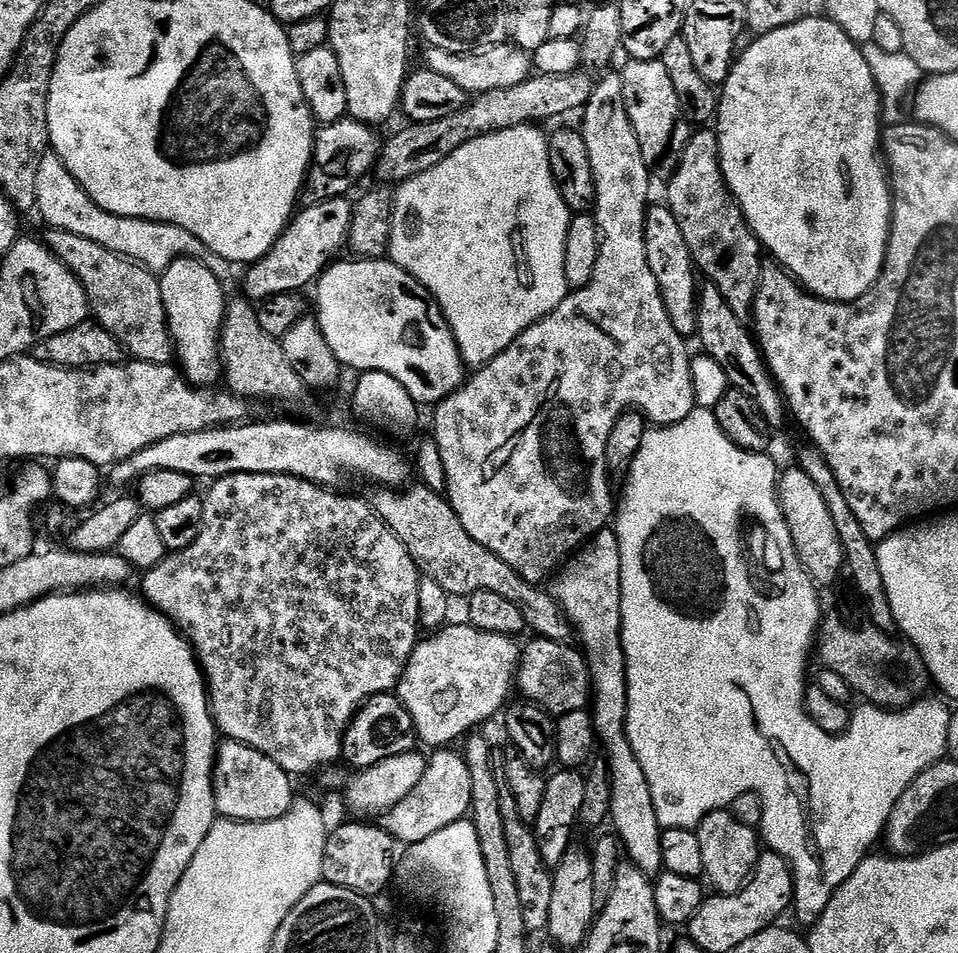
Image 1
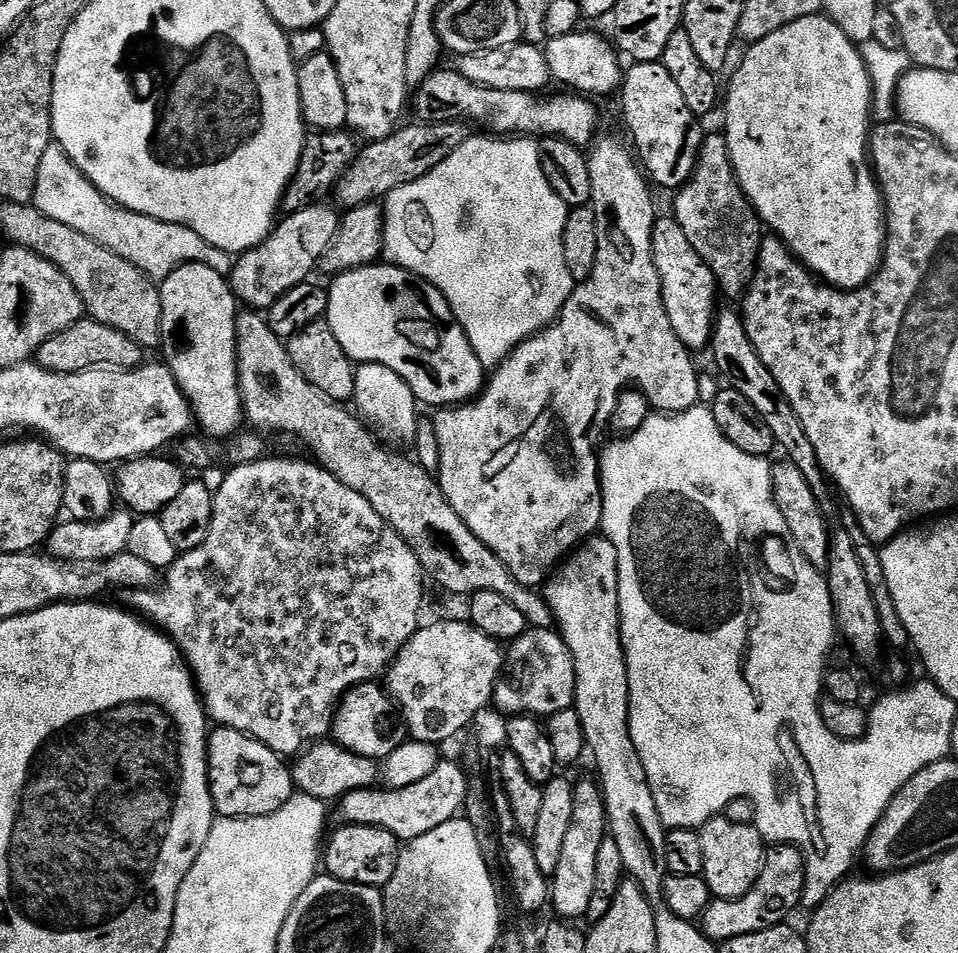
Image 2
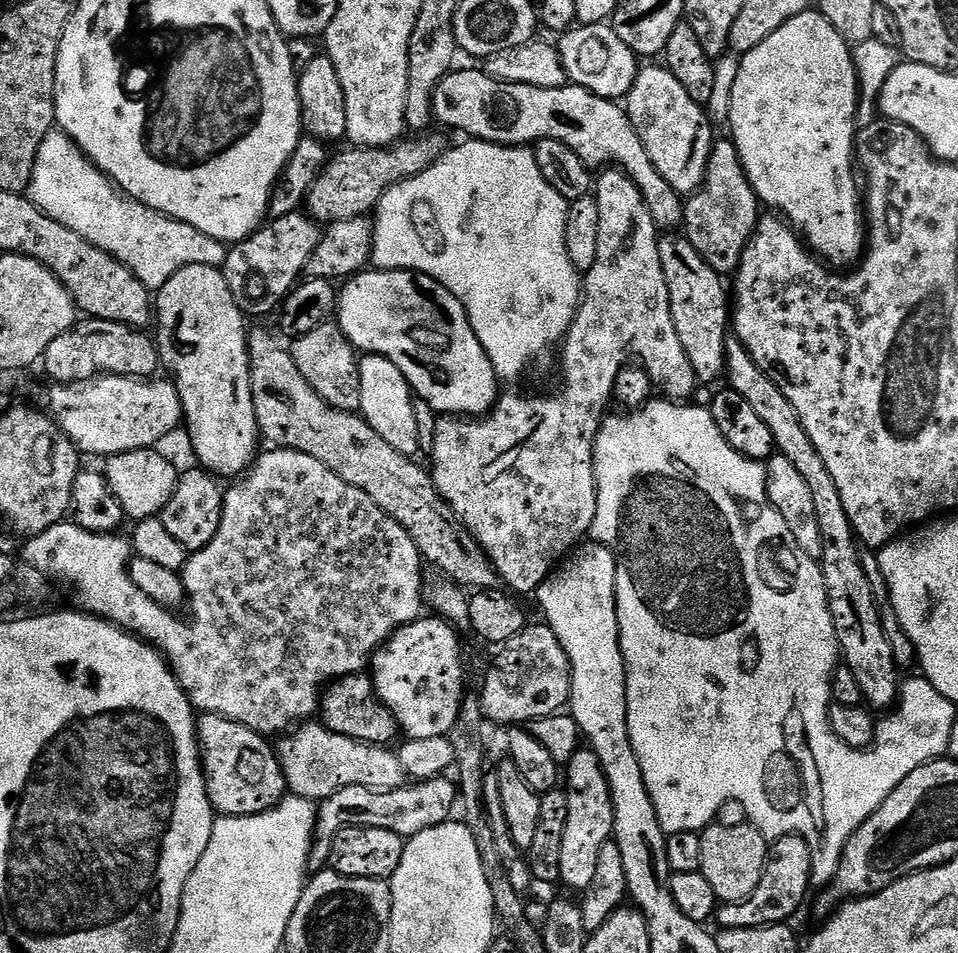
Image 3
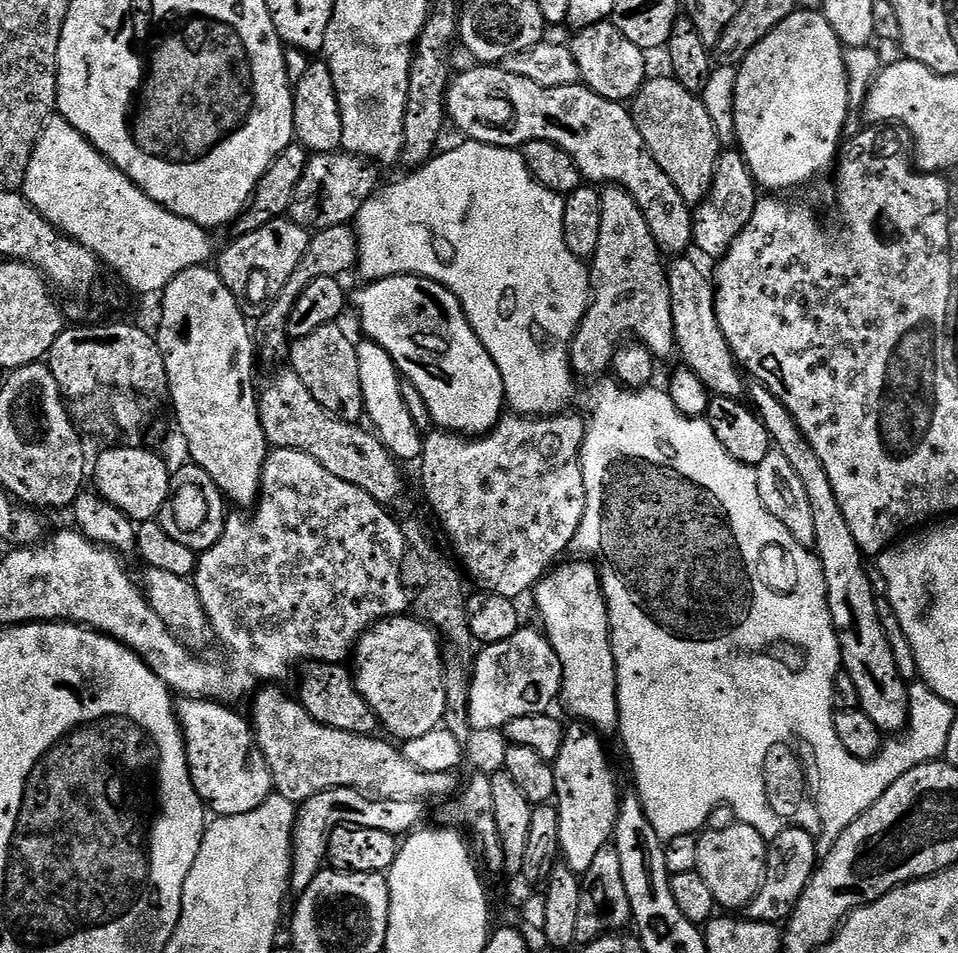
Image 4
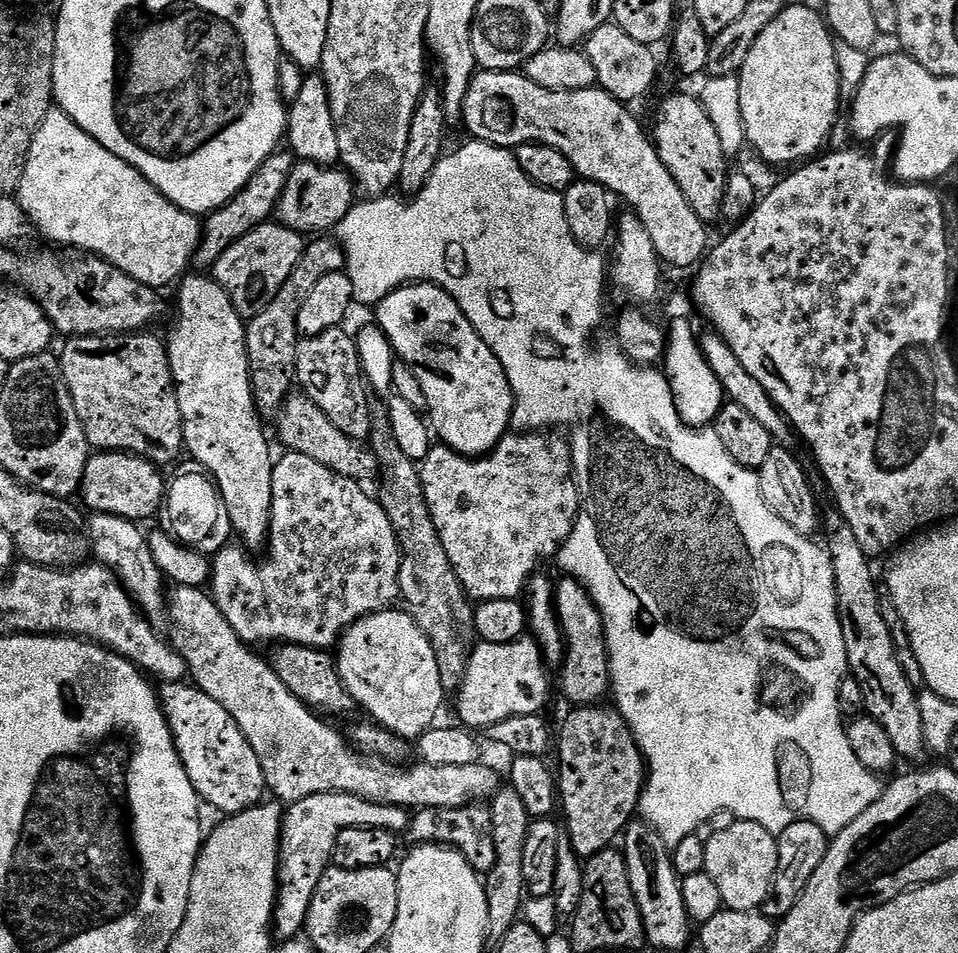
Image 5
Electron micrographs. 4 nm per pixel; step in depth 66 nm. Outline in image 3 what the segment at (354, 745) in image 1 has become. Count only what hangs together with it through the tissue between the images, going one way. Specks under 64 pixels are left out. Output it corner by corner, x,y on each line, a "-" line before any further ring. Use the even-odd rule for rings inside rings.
355,672
349,676
344,676
340,680
333,680
325,687
320,694
320,707
318,709
319,723
323,724
328,731
334,734
342,734
346,738
352,738
363,744
391,745
395,736
401,735
400,724
394,718
394,714
386,705
380,701
376,693
376,687
372,685
371,675
364,672

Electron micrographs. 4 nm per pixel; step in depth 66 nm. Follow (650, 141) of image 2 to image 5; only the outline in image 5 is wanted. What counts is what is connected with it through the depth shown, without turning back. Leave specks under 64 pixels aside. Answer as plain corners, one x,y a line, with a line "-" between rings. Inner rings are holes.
668,96
660,104
660,109
656,112
656,125
650,128
650,135
655,143
658,154
662,158
662,166
670,170
670,175
674,177
674,182
678,182
678,187
682,194
686,194
686,202
694,206
694,214
706,222
720,220
724,210
724,195
726,194
726,182
730,171
729,157
724,155
722,142
718,139
718,130
714,130
714,122
710,122
710,114
701,106
699,99
692,96

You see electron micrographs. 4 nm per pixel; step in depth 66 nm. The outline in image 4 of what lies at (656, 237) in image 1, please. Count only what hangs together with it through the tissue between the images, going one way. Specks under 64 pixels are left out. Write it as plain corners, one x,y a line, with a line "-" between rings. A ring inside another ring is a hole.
676,258
673,264
671,261
667,265
678,356
684,359
683,365
704,383
712,396
739,400
746,392
746,376
726,342
726,334
722,334
722,326
718,326
713,277
709,273
707,276
694,261
684,259
688,258

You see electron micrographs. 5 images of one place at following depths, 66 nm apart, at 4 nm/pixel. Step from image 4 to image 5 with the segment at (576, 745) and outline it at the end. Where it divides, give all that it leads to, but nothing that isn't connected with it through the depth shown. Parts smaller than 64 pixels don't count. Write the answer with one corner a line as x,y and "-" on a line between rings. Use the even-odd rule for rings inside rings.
576,706
571,709
572,713
568,716
568,721
561,726
560,732
558,728
558,752
560,748
560,768
558,767
558,804
562,809
564,808
564,816
568,819
568,828
566,824
566,834
570,838
574,850
582,858
591,858
597,856
601,850
609,847
613,843
612,839
619,837
623,833
624,829
628,827
629,824
633,823
634,817
632,815
637,815
640,798
644,794
644,786
646,783
646,761
644,759
643,752
640,751
638,742
634,734
632,733
632,728
627,724
620,713
620,709
615,706
609,706
609,708
604,708
605,706

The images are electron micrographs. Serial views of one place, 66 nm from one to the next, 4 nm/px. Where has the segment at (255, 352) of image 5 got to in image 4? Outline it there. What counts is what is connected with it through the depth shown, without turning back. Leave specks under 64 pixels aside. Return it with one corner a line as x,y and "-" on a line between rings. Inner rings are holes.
343,224
342,226
330,226
321,232
312,232
306,254
302,254
302,262
294,270
290,282
276,299
271,301
263,309
264,317
260,320
260,336
258,332
258,356
261,361
280,360
289,355
290,337
288,332
288,319
291,312
297,308
300,296
312,282
320,278
344,278
348,271
355,269
360,262
360,239
356,237
355,227

